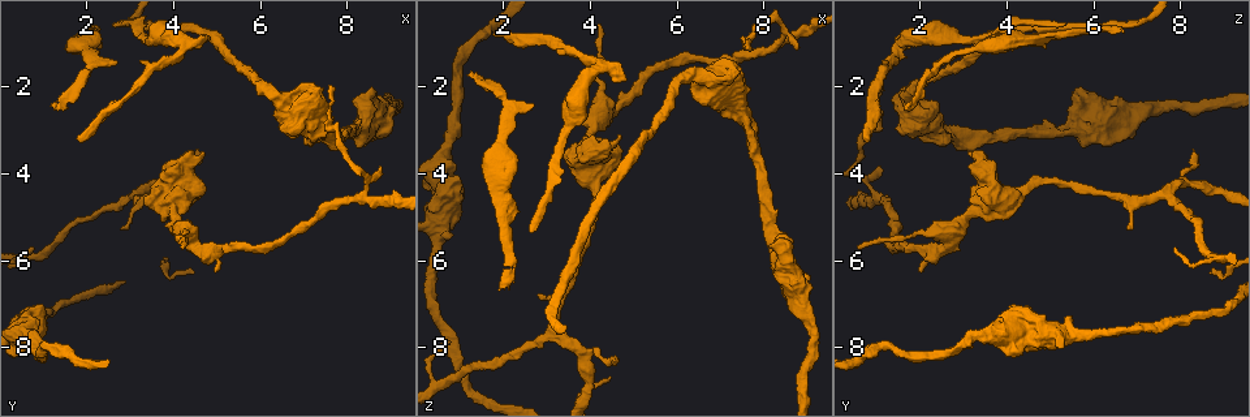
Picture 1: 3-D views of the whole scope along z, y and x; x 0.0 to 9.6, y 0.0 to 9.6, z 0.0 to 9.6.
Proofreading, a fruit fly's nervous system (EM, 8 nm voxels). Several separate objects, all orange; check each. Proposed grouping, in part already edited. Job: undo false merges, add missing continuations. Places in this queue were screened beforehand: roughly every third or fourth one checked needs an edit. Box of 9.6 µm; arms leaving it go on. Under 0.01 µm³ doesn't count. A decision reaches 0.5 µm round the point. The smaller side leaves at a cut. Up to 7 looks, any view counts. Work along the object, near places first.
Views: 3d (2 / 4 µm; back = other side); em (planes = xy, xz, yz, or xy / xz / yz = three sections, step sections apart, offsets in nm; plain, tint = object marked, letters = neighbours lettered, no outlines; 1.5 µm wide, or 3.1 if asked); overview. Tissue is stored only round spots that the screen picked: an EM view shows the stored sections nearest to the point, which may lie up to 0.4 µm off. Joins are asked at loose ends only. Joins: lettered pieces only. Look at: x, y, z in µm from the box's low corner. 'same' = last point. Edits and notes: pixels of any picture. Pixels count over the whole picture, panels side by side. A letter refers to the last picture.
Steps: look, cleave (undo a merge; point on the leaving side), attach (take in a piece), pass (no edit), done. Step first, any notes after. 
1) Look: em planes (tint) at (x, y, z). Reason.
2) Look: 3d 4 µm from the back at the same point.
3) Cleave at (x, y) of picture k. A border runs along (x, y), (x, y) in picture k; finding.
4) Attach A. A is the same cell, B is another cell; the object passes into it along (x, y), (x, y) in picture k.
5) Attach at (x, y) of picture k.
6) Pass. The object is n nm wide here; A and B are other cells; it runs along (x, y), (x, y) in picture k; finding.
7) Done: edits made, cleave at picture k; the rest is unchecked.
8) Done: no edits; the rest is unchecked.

Look: em planes (letters) at (1.80, 3.25, 0.75). An open end.

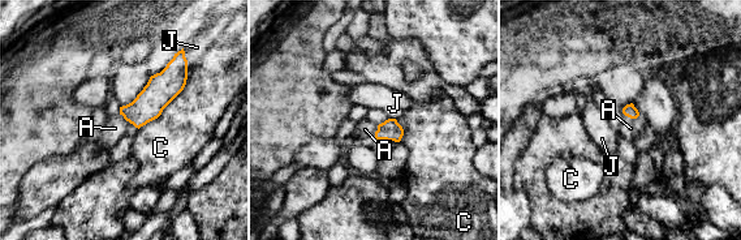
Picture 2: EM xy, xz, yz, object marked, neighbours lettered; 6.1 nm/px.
Attach A. A is the same cell, C and J are other cells; the object passes into it along (629, 110), (632, 118), (630, 128) in picture 2; the neuron continues.

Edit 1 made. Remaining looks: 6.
Look: overview. See it whole again.

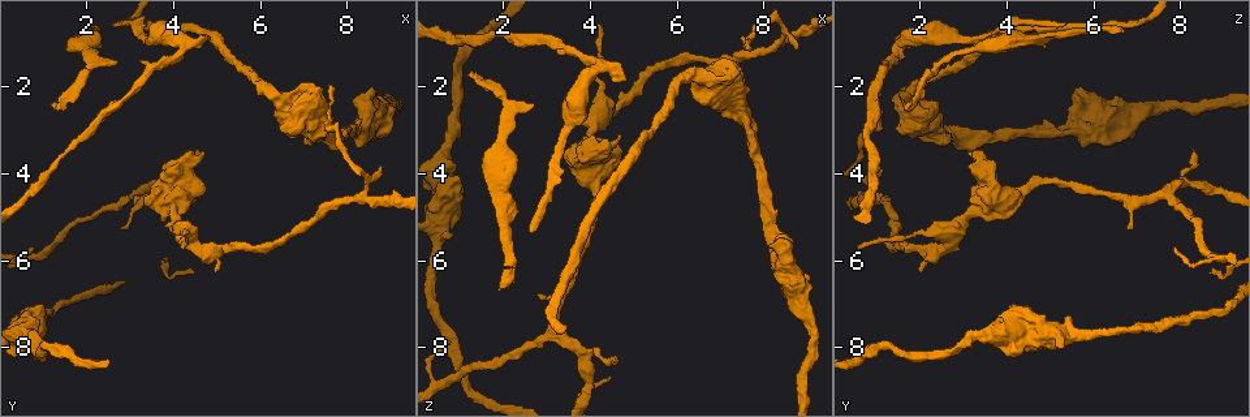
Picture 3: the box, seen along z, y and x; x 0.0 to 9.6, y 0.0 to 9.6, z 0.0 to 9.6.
Look: 3d 2 µm at (4.65, 0.85, 1.90). An open end.

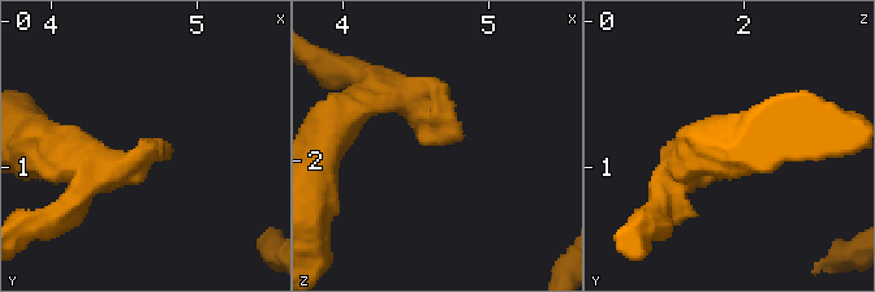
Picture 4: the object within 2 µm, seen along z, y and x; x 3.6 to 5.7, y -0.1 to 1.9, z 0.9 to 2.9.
Look: em planes (plain) at (4.68, 0.88, 1.90). Need the tissue.

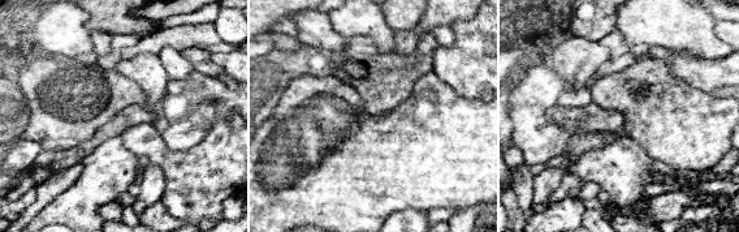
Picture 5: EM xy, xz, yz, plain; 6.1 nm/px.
Look: em planes (letters) at the same point.

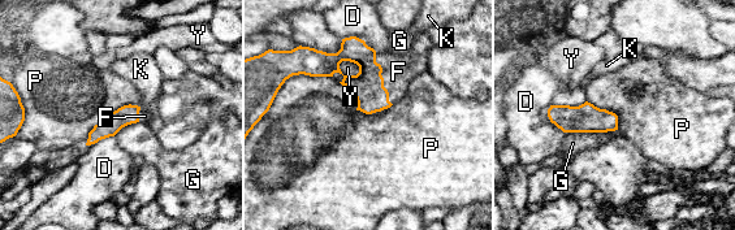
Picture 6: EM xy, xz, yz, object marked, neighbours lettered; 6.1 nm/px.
Attach F. F is the same cell, D, G, K, P and Y are other cells; the neuron continues.

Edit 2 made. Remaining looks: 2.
Look: em planes (letters) at (8.35, 4.55, 1.00).

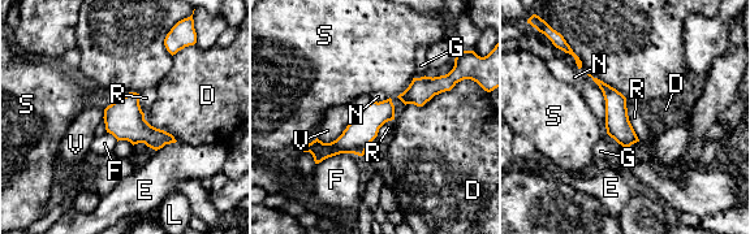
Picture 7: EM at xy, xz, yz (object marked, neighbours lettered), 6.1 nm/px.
Pass. The object is 150 nm wide here; D, E, F, G, L, N, R, S and V are other cells; it runs along (388, 103), (349, 142), (309, 148) in picture 7; one neuron here.

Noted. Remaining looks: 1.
Done: edits made, attach at picture 2, attach at picture 6; the rest is unchecked.

